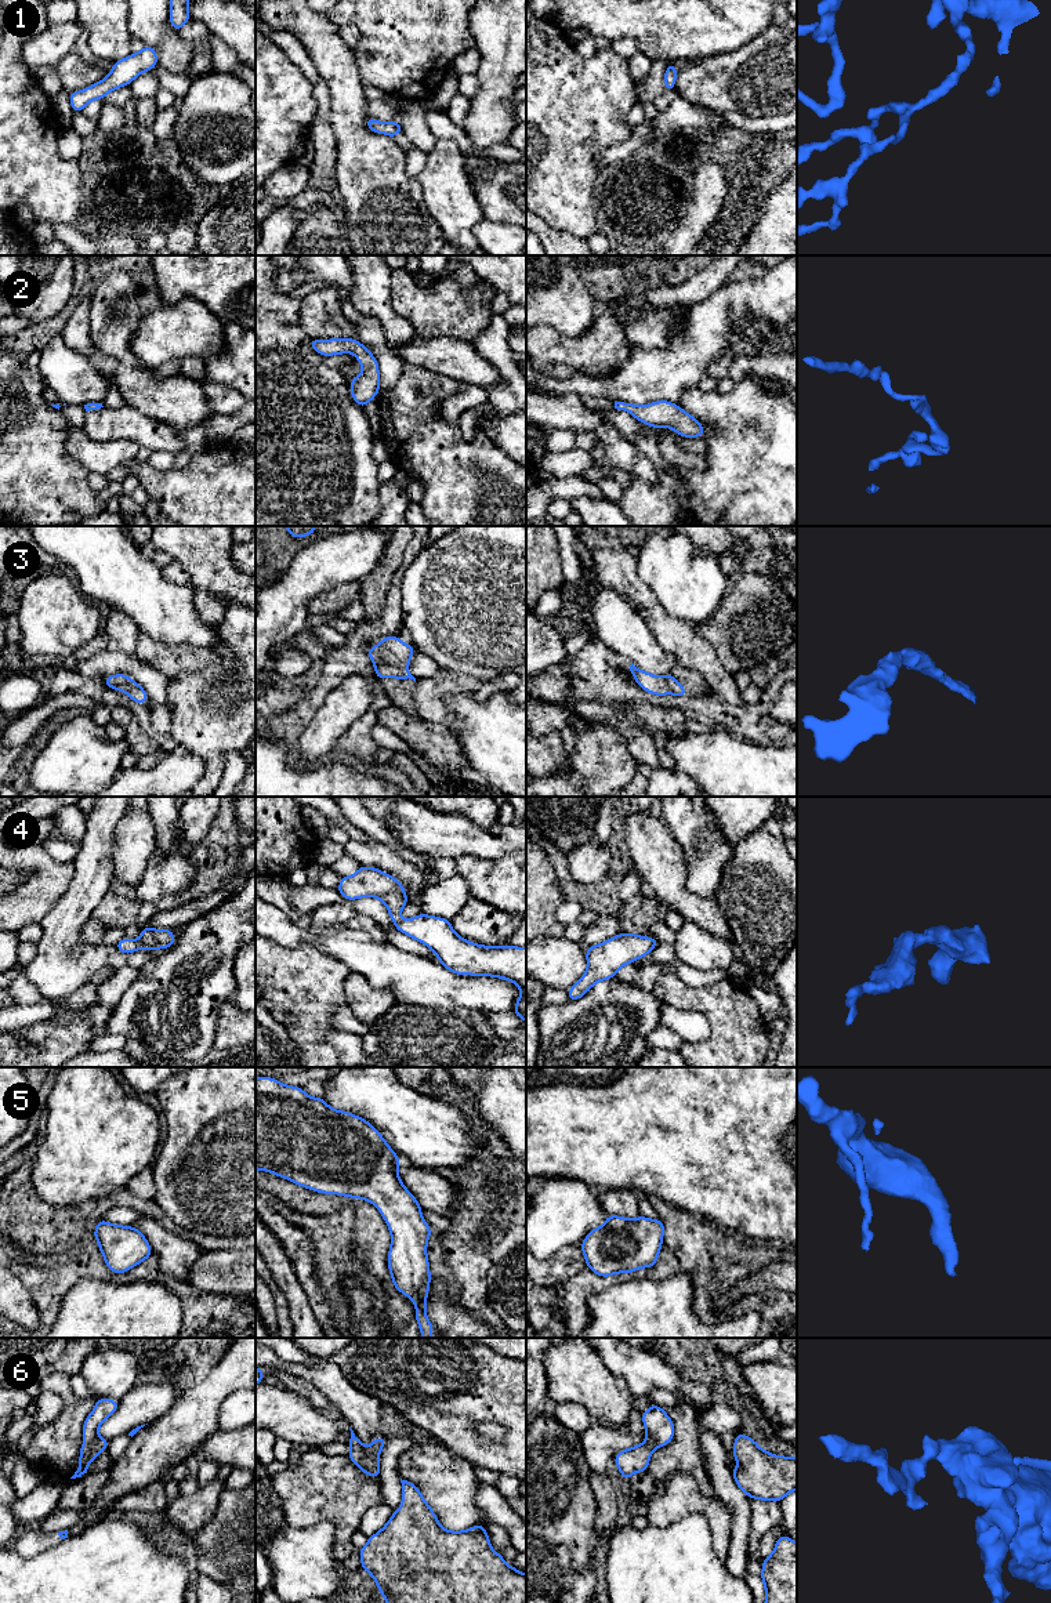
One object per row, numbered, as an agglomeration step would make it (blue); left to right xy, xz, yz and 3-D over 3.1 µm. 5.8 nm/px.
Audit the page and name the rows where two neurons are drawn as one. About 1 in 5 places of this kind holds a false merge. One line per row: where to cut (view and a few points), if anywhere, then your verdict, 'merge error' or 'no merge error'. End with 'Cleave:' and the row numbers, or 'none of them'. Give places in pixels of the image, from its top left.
1: cut none; no merge error
2: cut none; no merge error
3: cut none; no merge error
4: cut none; no merge error
5: cut none; no merge error
6: cut none; no merge error
Cleave: none of them

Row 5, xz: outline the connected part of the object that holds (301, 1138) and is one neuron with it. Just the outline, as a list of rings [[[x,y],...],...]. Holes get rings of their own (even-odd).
[[[255,1077],[255,1169],[268,1171],[318,1193],[363,1198],[374,1204],[391,1232],[391,1248],[387,1258],[392,1284],[405,1296],[414,1301],[416,1320],[423,1338],[434,1338],[431,1334],[434,1325],[425,1313],[431,1281],[427,1258],[431,1227],[421,1216],[423,1209],[416,1197],[403,1186],[398,1175],[399,1163],[399,1157],[383,1135],[365,1118],[334,1110],[322,1098],[308,1096],[300,1087],[285,1085],[271,1077]]]

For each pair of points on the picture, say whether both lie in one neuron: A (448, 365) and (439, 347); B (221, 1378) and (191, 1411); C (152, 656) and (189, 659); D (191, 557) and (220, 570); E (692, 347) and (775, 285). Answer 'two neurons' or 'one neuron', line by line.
A: one neuron
B: one neuron
C: one neuron
D: one neuron
E: one neuron

